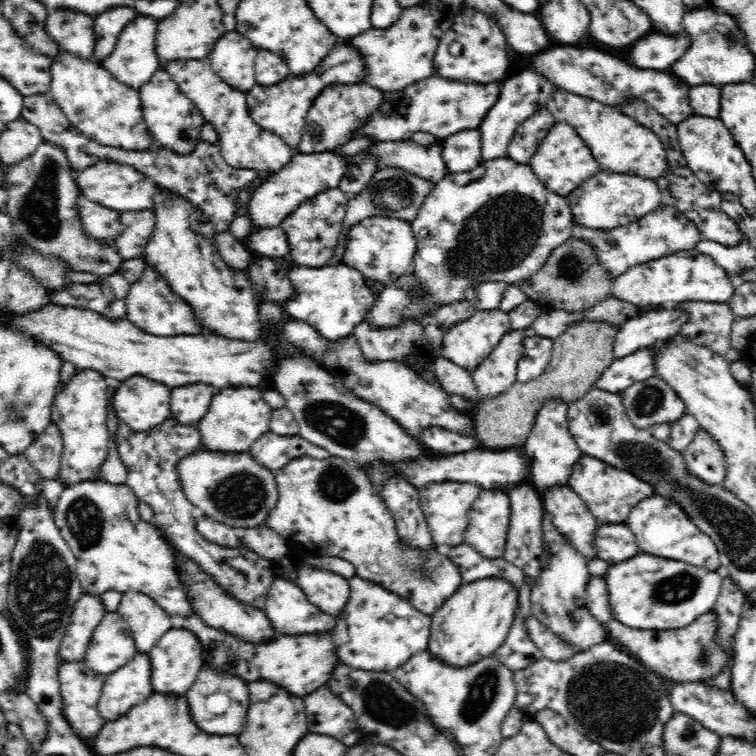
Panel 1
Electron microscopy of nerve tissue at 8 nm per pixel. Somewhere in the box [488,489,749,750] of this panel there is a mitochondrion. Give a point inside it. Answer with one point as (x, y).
(612, 702)

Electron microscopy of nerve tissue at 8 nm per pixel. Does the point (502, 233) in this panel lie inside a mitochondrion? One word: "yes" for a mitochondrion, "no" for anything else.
yes

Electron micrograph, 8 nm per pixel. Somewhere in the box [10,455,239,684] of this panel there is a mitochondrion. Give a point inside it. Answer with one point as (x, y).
(43, 576)

